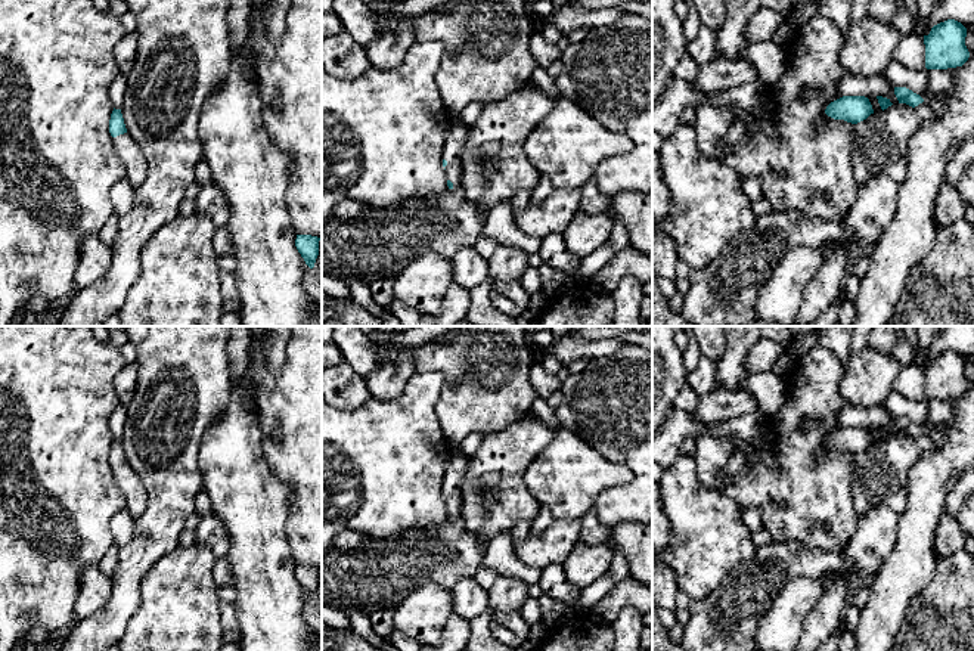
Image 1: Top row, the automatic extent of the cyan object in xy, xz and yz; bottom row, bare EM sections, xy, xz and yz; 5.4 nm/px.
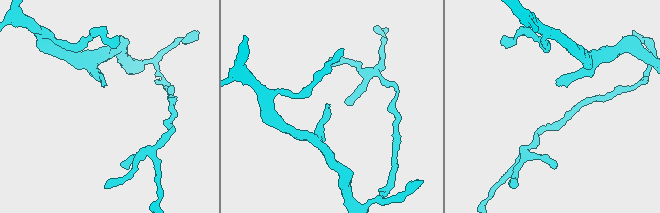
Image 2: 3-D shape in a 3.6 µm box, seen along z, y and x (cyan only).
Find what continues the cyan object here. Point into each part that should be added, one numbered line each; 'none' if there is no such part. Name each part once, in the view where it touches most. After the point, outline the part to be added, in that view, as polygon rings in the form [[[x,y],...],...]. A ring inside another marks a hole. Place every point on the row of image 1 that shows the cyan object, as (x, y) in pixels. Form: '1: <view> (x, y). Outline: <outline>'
1: xy (129, 151). Outline: [[[128,134],[112,137],[115,151],[125,165],[130,185],[137,189],[146,179],[148,162],[139,143]]]

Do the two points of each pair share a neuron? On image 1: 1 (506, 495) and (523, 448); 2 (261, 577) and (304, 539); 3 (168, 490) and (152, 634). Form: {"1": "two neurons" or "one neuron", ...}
{"1": "one neuron", "2": "two neurons", "3": "two neurons"}

